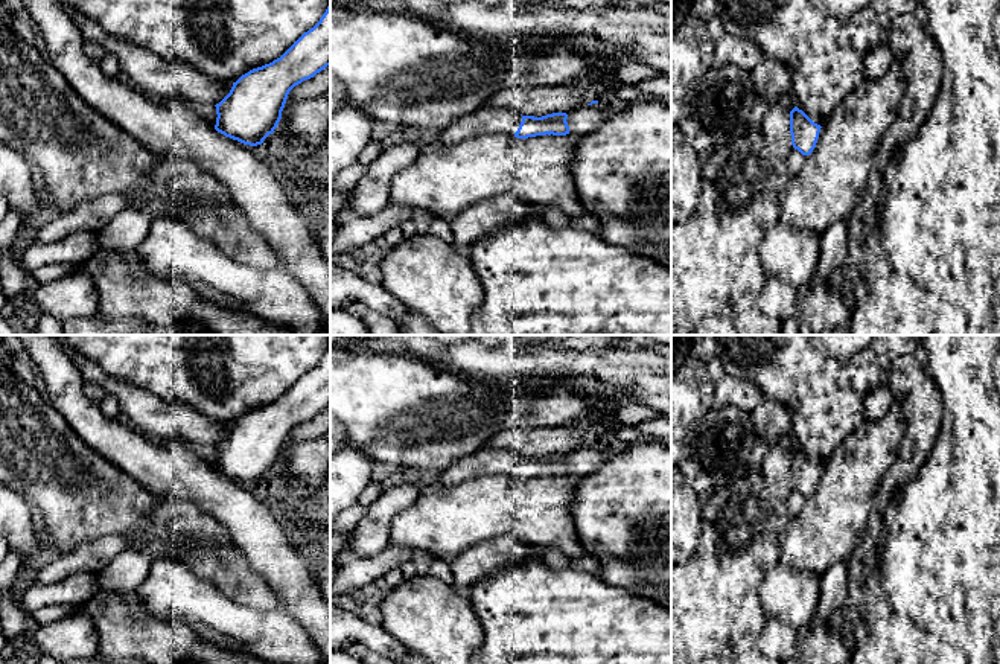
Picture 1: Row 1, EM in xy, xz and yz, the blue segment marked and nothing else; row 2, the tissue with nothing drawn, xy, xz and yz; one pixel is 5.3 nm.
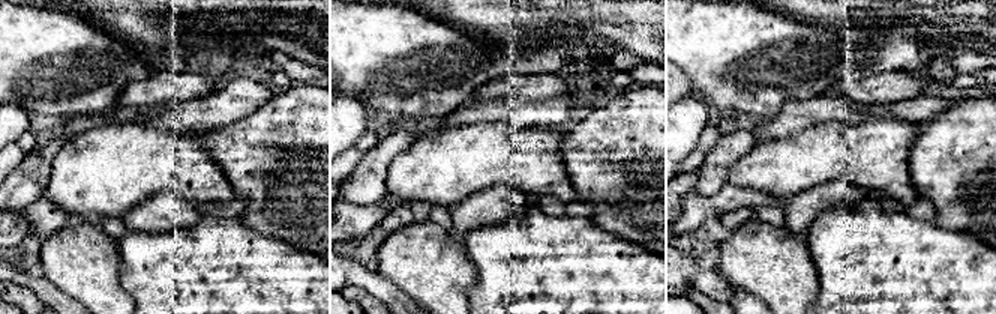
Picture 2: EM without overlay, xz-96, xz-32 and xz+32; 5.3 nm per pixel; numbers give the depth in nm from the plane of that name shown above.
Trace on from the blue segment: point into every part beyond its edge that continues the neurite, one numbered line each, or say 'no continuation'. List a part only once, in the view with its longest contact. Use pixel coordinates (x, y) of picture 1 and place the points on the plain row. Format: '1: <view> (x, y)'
1: xz (484, 463)

